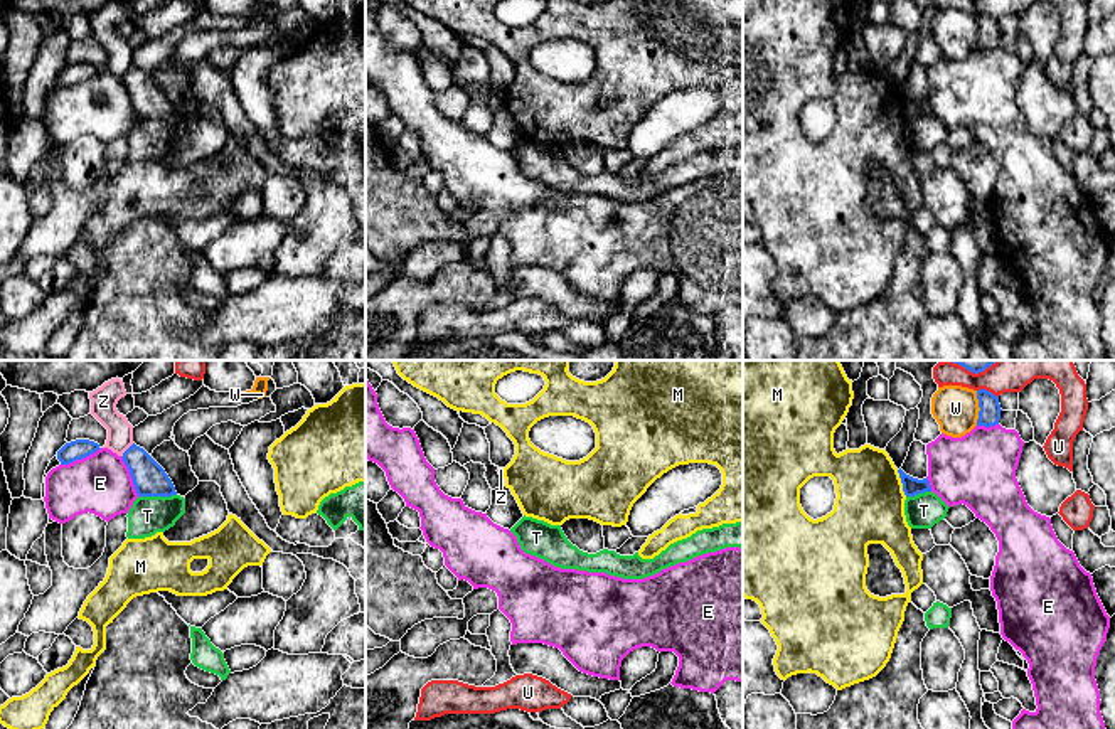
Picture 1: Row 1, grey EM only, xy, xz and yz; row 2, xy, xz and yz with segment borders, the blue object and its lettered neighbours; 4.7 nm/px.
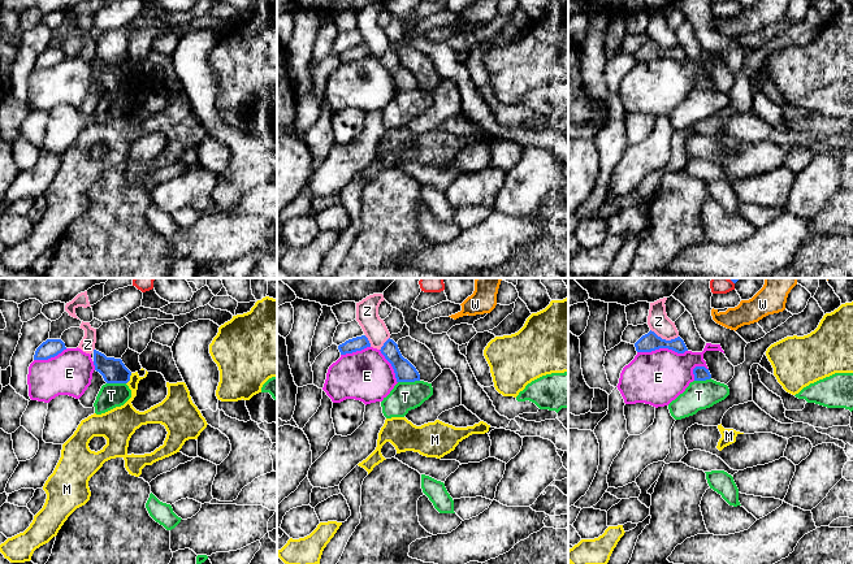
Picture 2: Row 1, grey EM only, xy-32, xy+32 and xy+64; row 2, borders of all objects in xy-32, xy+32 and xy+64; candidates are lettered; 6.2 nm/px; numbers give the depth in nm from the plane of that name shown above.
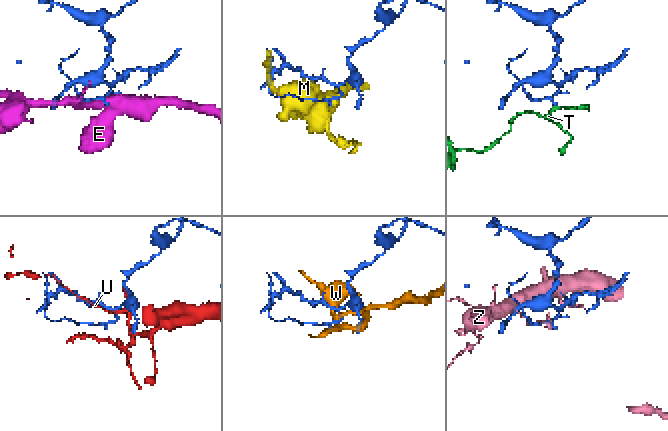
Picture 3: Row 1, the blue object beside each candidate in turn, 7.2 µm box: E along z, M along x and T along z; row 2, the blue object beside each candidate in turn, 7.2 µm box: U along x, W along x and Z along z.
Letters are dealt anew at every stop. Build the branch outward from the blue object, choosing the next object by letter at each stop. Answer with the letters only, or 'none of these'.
none of these

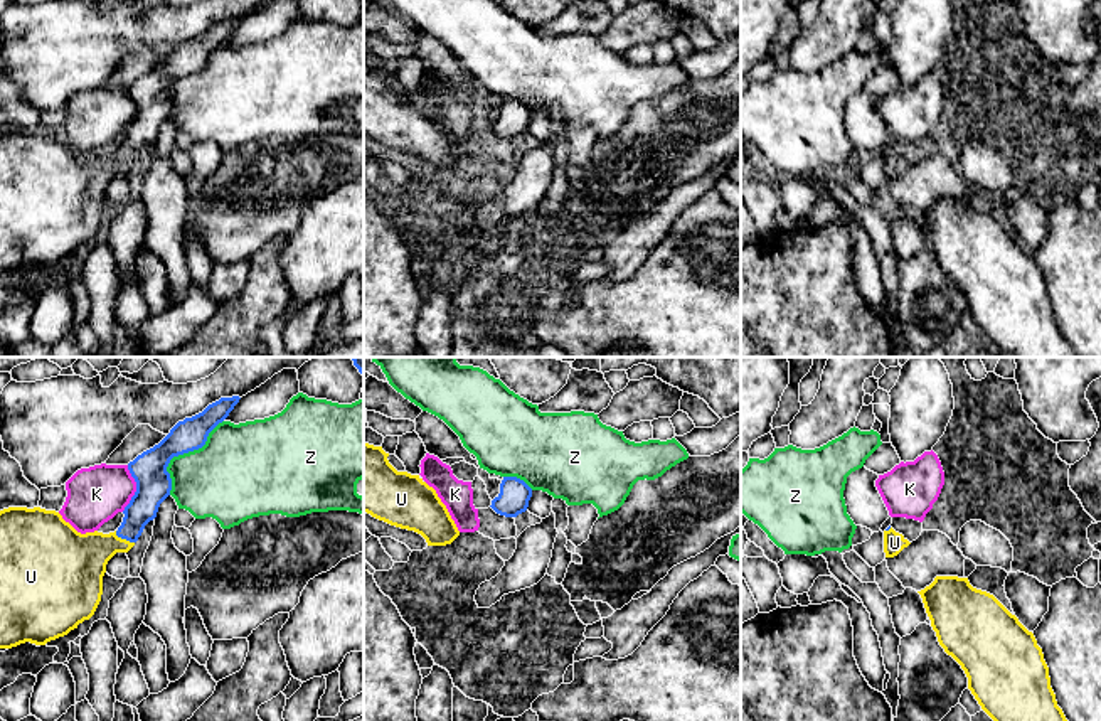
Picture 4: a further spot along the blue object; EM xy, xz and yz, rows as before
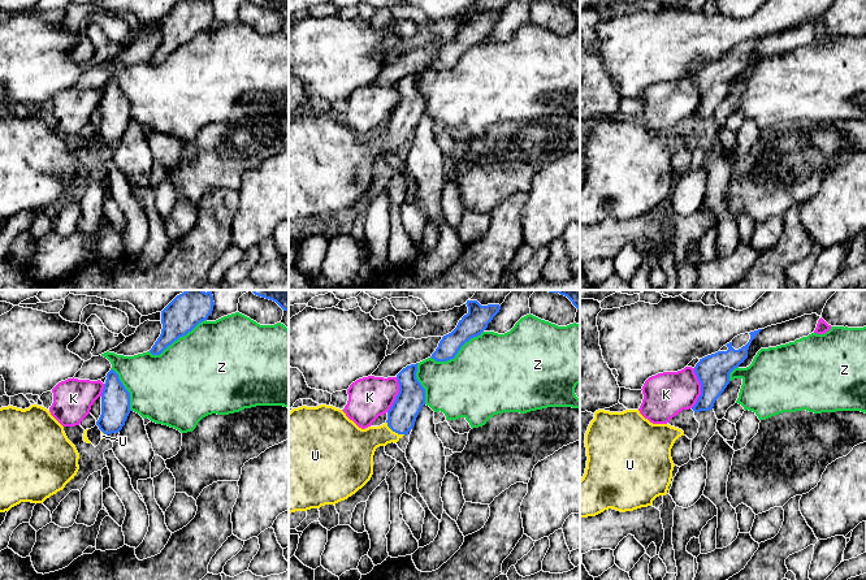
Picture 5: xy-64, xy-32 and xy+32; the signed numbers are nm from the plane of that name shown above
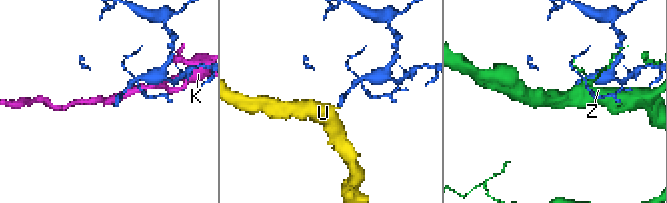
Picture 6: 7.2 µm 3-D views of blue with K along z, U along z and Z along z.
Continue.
U

